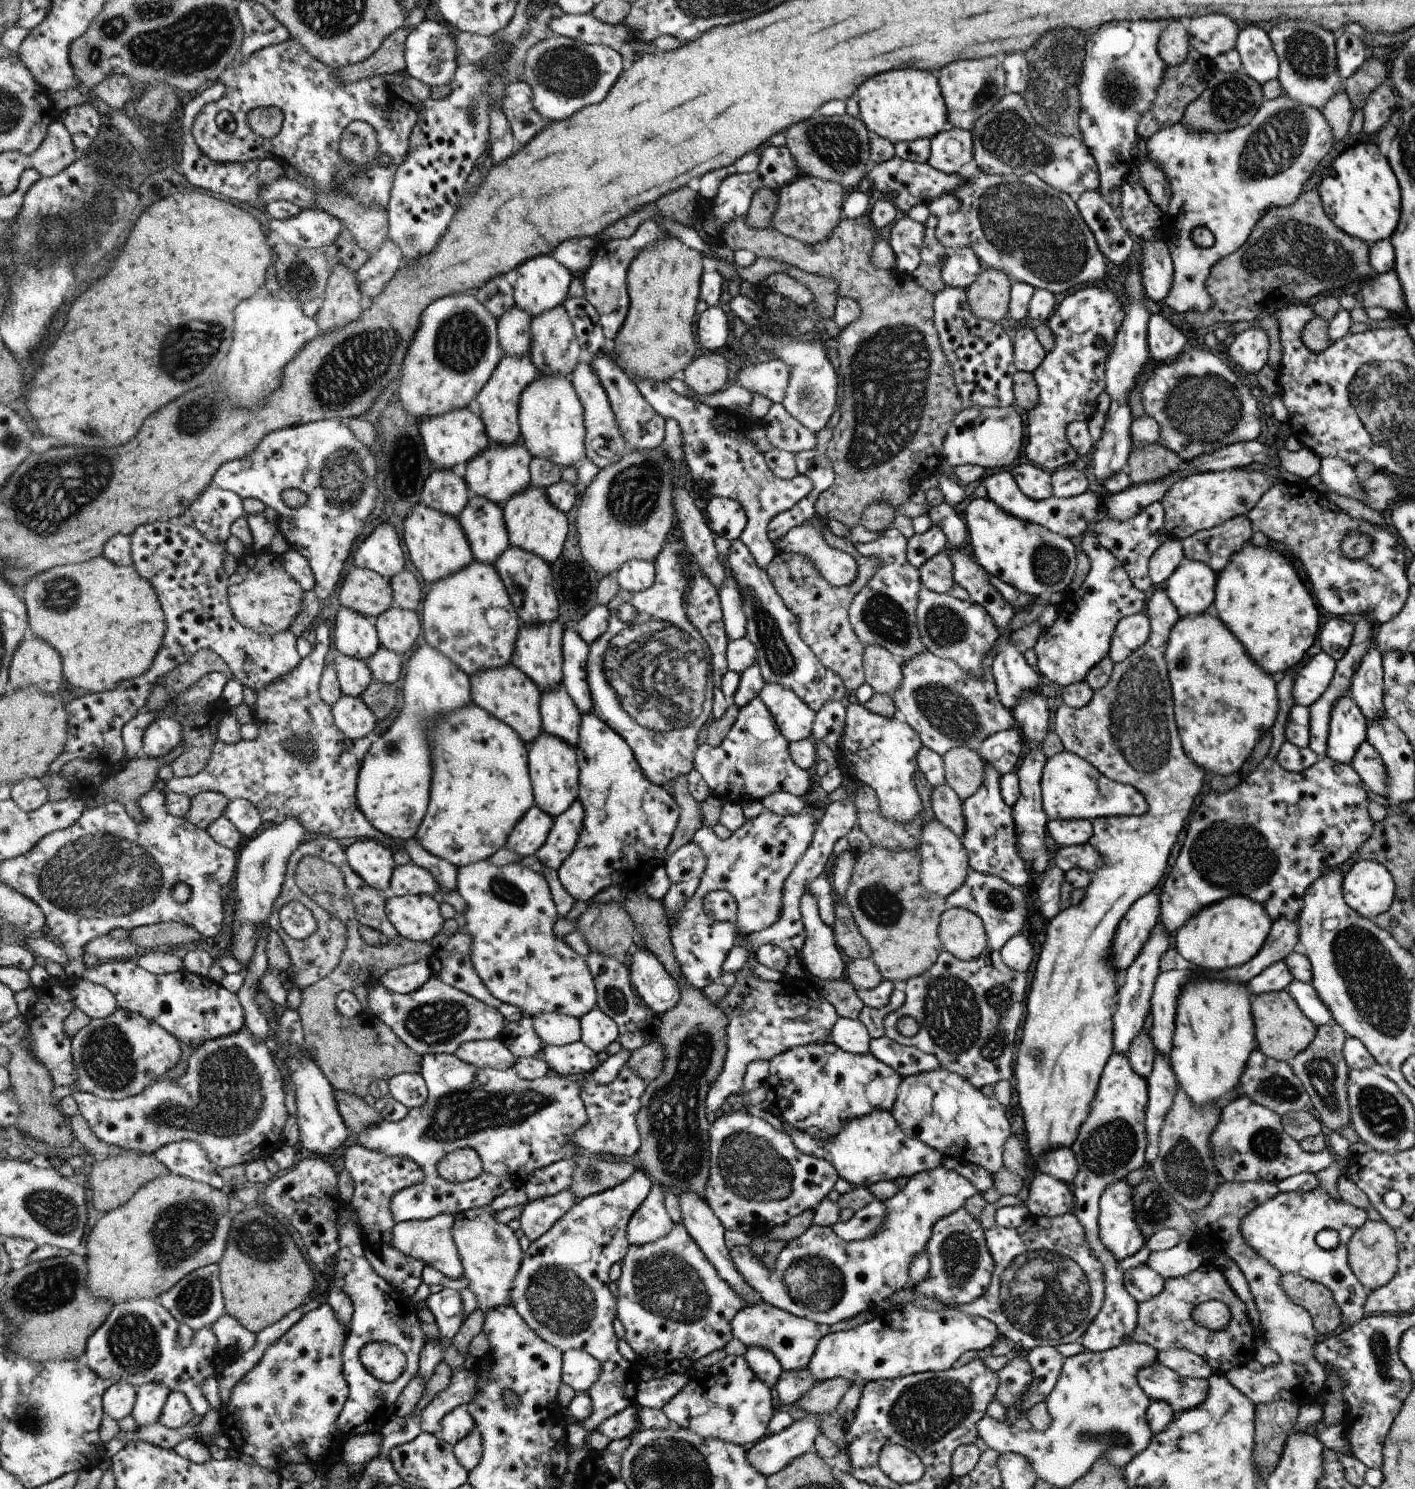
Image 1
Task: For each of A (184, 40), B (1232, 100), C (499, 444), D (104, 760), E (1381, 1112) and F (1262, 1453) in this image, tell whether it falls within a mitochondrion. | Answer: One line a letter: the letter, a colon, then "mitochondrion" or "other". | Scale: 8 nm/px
A: mitochondrion
B: mitochondrion
C: other
D: other
E: mitochondrion
F: mitochondrion

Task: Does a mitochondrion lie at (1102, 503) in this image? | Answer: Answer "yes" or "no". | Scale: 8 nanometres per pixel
no

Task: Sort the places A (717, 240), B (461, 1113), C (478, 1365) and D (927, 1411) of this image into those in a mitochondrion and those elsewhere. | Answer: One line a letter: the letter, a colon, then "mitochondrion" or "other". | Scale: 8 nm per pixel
A: other
B: mitochondrion
C: other
D: mitochondrion

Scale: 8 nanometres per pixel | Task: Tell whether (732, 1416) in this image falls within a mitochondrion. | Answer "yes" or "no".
no

